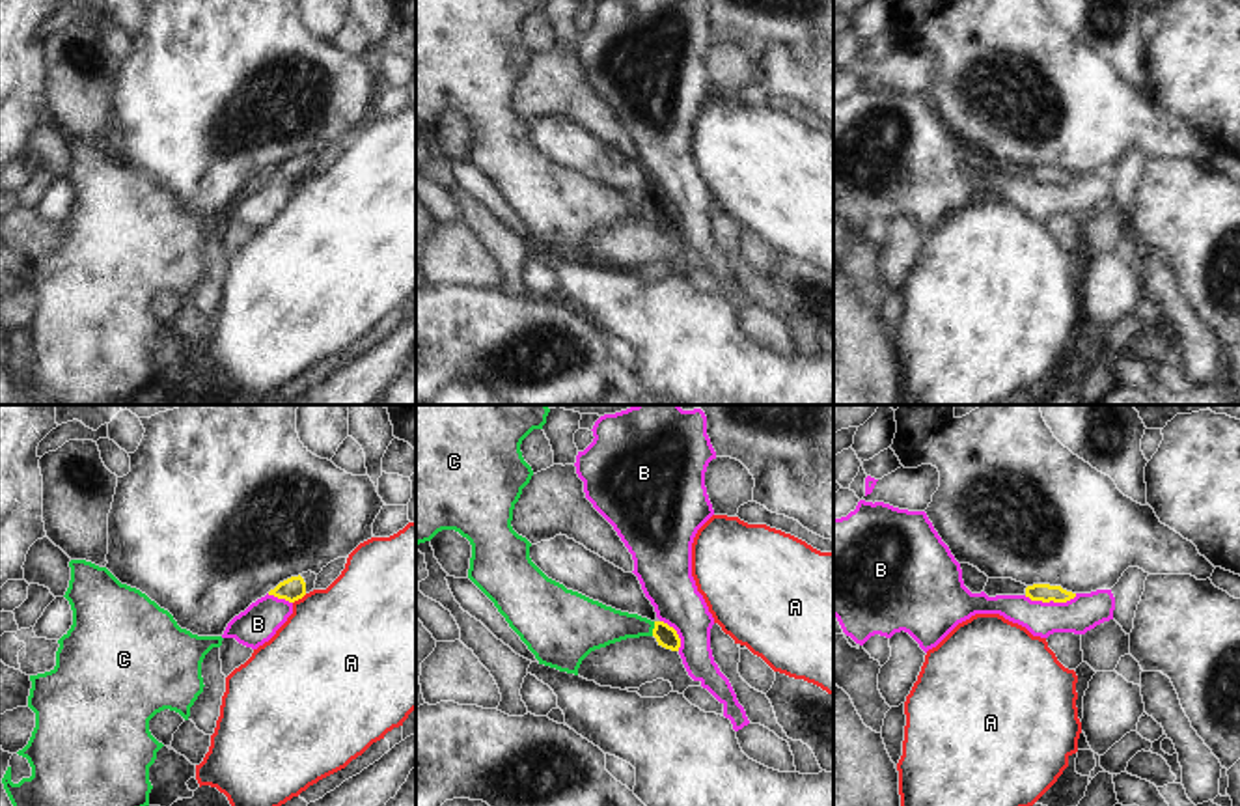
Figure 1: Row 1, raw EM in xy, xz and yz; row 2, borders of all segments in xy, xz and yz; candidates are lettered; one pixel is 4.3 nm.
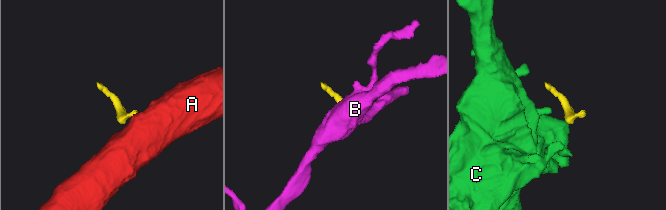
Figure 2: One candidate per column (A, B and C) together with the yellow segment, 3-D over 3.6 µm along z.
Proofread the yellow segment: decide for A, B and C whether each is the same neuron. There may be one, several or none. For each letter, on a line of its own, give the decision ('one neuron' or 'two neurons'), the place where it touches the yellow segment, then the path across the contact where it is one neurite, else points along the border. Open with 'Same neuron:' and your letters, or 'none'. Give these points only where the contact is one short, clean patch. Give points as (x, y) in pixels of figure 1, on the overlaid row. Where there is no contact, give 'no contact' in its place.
Same neuron: none
A: two neurons; meets yellow in xy at (299, 597); border along xy (306, 594), (293, 603)
B: two neurons; meets yellow in yz at (1050, 599); border along yz (1076, 594), (1065, 601), (1032, 601), (1024, 596)
C: two neurons; meets yellow in xz at (653, 629); border along xz (655, 622), (651, 635)

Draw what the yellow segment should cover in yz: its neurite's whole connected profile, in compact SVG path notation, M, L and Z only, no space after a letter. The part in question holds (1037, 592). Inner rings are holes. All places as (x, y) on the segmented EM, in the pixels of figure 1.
M1033 584L1026 588L1026 597L1031 601L1042 601L1042 603L1067 603L1076 597L1076 593L1063 590L1061 586L1050 586L1050 584Z

